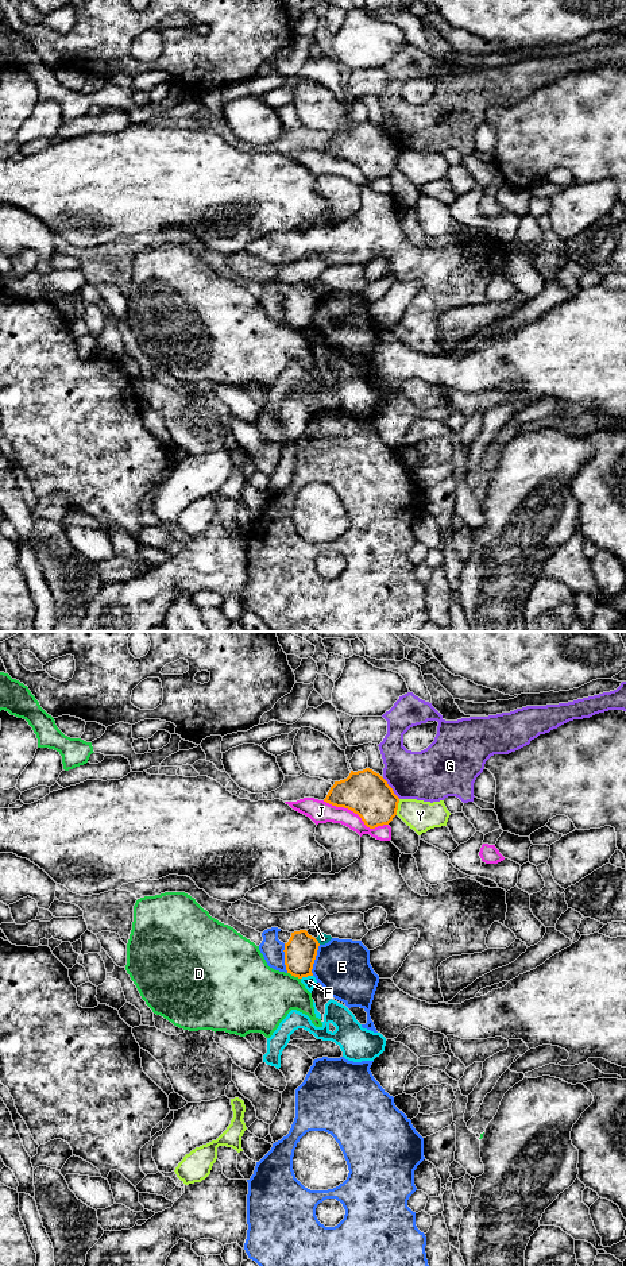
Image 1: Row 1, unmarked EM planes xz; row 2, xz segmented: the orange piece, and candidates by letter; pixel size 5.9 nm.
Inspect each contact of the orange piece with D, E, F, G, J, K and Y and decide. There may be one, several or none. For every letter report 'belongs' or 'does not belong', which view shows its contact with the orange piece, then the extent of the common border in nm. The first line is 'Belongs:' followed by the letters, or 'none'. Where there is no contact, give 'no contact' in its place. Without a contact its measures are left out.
Belongs: none
D: does not belong; meets orange in xz; contact 90 nm long
E: does not belong; meets orange in xz; contact 190 nm long
F: does not belong; meets orange in xz; contact 80 nm long
G: does not belong; meets orange in xz; contact 170 nm long
J: does not belong; meets orange in xz; contact 420 nm long
K: does not belong; meets orange in xz; contact 50 nm long
Y: does not belong; meets orange in xz; contact 100 nm long

